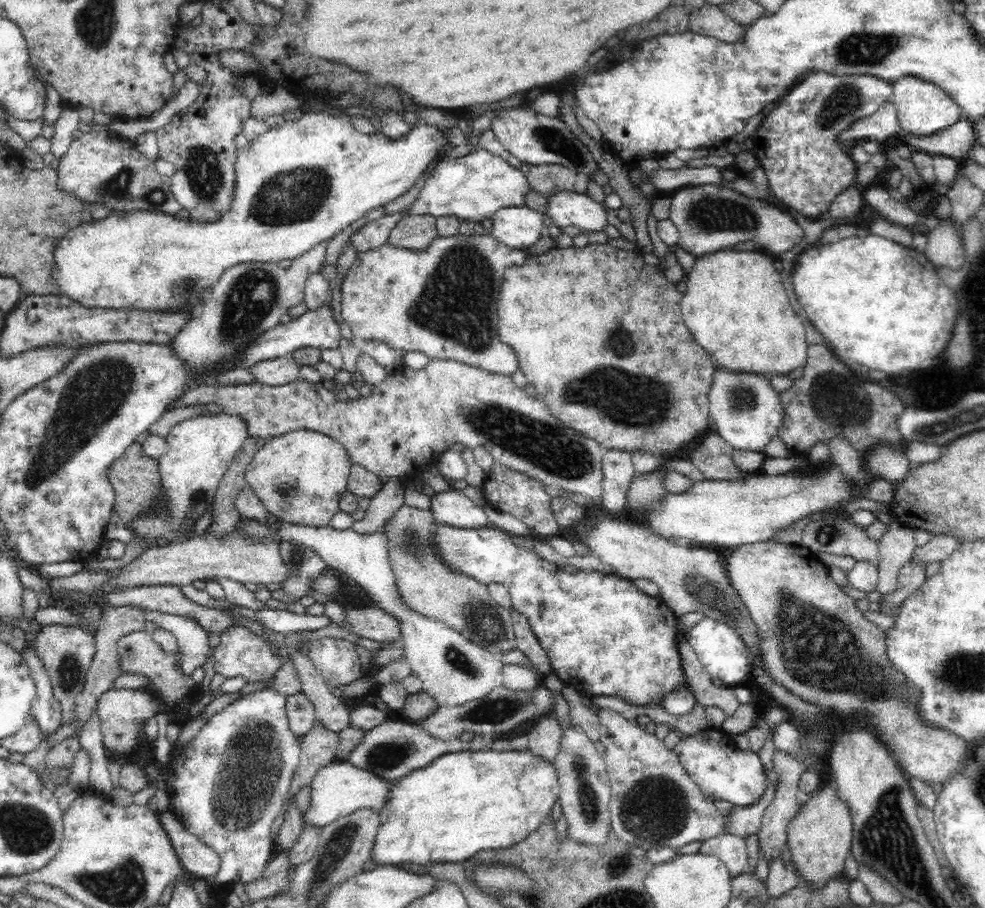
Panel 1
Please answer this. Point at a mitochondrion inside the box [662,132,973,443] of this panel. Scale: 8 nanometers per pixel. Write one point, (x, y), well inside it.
(705, 211)

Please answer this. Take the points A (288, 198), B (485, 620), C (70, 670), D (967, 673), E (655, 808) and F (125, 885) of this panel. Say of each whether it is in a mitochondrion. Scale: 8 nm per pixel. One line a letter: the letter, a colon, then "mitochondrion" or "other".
A: mitochondrion
B: mitochondrion
C: mitochondrion
D: mitochondrion
E: mitochondrion
F: mitochondrion

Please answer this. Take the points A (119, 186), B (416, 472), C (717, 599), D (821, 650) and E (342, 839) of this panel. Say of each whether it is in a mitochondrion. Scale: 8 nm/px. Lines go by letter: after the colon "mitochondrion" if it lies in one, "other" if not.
A: mitochondrion
B: other
C: mitochondrion
D: mitochondrion
E: mitochondrion

